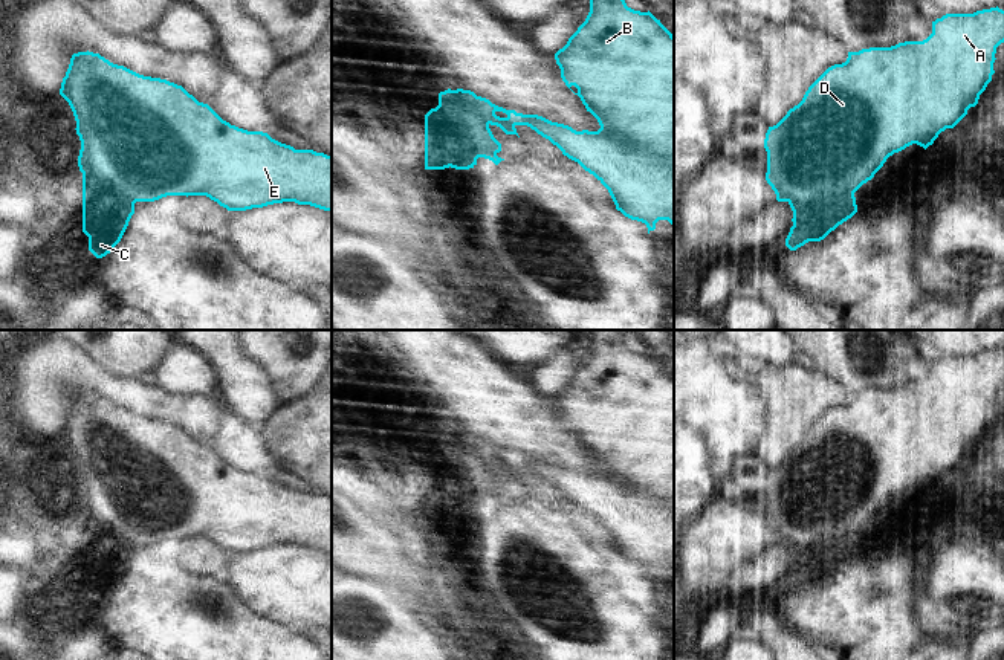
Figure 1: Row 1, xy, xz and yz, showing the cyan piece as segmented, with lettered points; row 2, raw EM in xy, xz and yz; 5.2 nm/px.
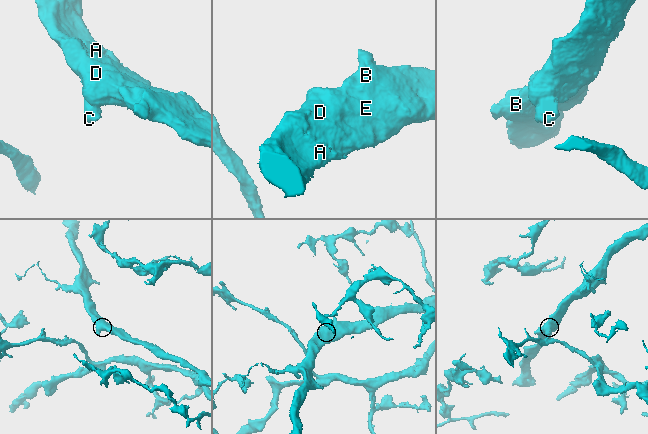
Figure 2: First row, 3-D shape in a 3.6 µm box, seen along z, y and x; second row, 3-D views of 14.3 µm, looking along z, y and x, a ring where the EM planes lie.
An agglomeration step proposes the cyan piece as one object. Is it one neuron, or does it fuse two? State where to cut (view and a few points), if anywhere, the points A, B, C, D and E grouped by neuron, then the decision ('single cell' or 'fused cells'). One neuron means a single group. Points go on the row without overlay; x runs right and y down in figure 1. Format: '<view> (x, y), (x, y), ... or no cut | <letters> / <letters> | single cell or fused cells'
no cut | A B C D E | single cell

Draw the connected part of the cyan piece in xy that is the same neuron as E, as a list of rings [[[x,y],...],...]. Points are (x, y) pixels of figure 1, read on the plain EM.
[[[87,393],[72,397],[60,437],[73,454],[81,483],[78,509],[83,515],[83,574],[96,600],[110,596],[121,584],[136,544],[154,544],[167,538],[206,538],[228,553],[295,544],[332,555],[332,498],[295,492],[267,475],[231,468],[182,428],[139,417]]]

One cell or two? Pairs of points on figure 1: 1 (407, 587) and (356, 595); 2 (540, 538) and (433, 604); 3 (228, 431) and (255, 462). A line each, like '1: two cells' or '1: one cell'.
1: two cells
2: two cells
3: one cell

